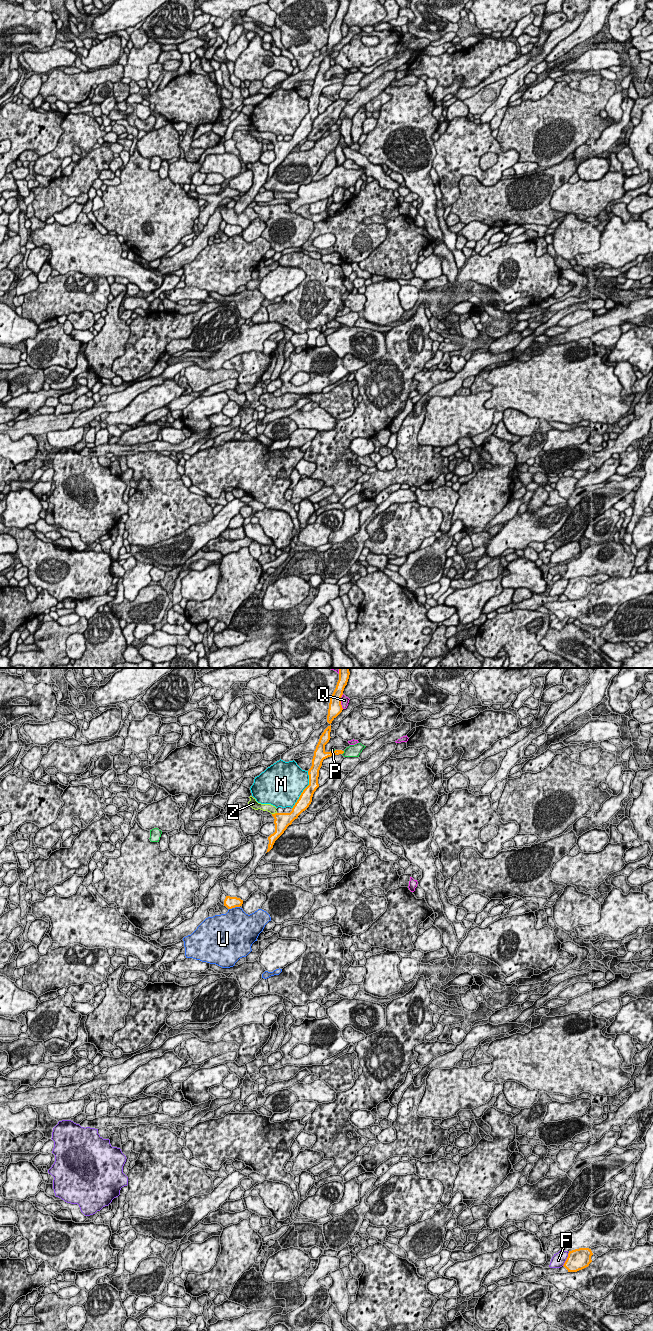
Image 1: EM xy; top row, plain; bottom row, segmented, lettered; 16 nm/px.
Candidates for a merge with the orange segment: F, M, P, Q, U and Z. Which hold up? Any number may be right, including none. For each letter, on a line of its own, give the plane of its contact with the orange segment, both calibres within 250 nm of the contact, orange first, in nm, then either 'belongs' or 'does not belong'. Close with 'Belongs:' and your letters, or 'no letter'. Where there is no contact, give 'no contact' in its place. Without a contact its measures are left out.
F: contact in xy; calibres 340 and 220 nm; does not belong
M: contact in xy; calibres 220 and 500 nm; does not belong
P: contact in xy; calibres 100 and 190 nm; does not belong
Q: contact in xy; calibres 220 and 130 nm; does not belong
U: contact in xy; calibres 190 and 440 nm; does not belong
Z: contact in xy; calibres 260 and 130 nm; belongs
Belongs: Z

